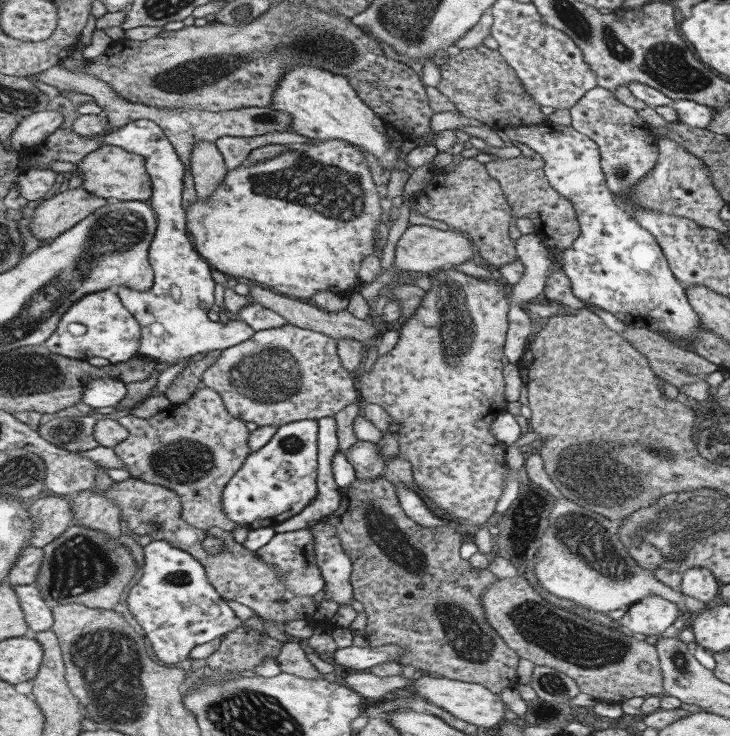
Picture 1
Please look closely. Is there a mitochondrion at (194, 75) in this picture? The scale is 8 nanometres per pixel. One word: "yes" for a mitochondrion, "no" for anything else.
yes

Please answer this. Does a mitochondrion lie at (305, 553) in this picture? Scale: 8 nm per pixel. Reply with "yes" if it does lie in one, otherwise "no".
no

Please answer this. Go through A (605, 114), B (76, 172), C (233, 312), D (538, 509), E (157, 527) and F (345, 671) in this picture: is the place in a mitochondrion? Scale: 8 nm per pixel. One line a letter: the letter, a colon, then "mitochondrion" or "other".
A: other
B: other
C: other
D: mitochondrion
E: mitochondrion
F: other

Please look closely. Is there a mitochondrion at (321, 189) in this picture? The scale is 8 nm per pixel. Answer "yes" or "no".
yes

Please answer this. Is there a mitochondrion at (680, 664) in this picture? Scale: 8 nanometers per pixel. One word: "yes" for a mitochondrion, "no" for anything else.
yes

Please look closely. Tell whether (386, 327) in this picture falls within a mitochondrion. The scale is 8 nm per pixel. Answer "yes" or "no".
no

